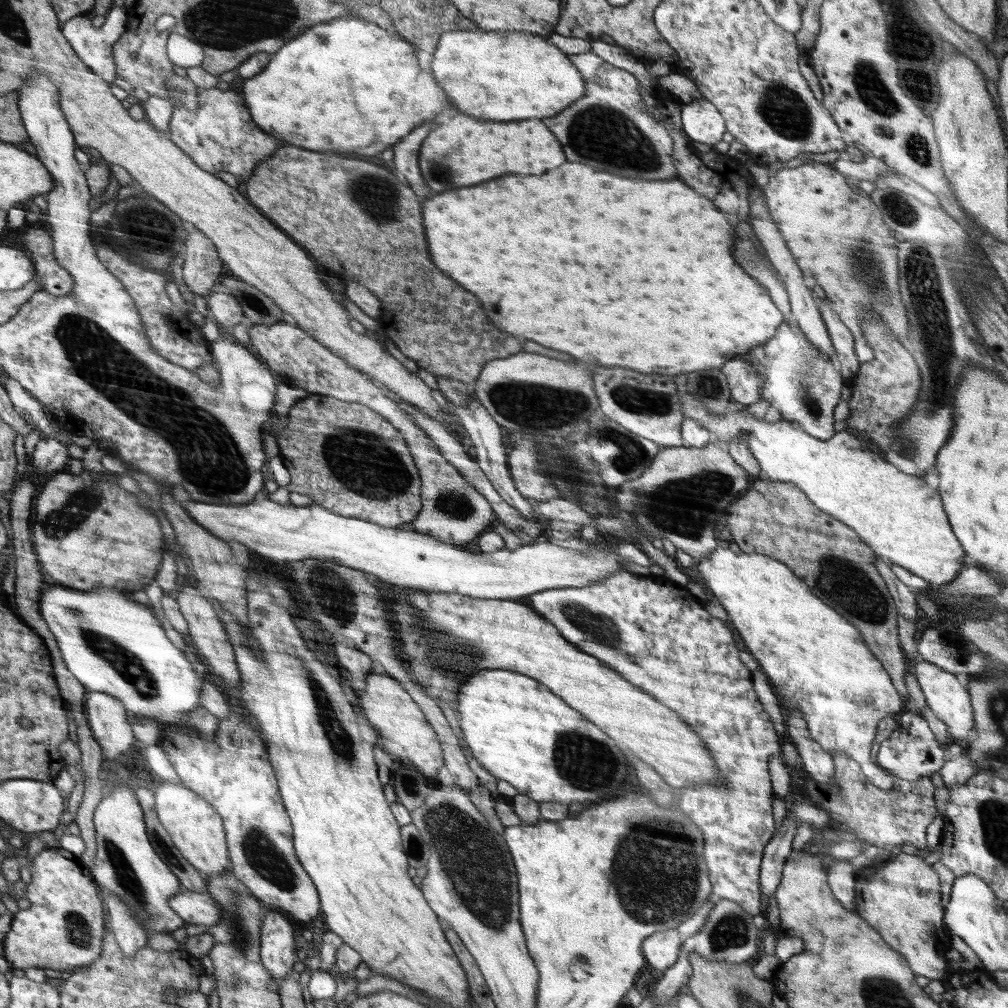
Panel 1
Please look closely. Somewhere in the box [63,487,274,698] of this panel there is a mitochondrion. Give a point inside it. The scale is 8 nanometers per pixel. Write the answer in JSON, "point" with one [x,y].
{"point":[121,659]}

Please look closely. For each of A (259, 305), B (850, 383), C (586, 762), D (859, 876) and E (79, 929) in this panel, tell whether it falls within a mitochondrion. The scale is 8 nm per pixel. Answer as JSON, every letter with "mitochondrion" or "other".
{"A":"mitochondrion","B":"other","C":"mitochondrion","D":"other","E":"mitochondrion"}

